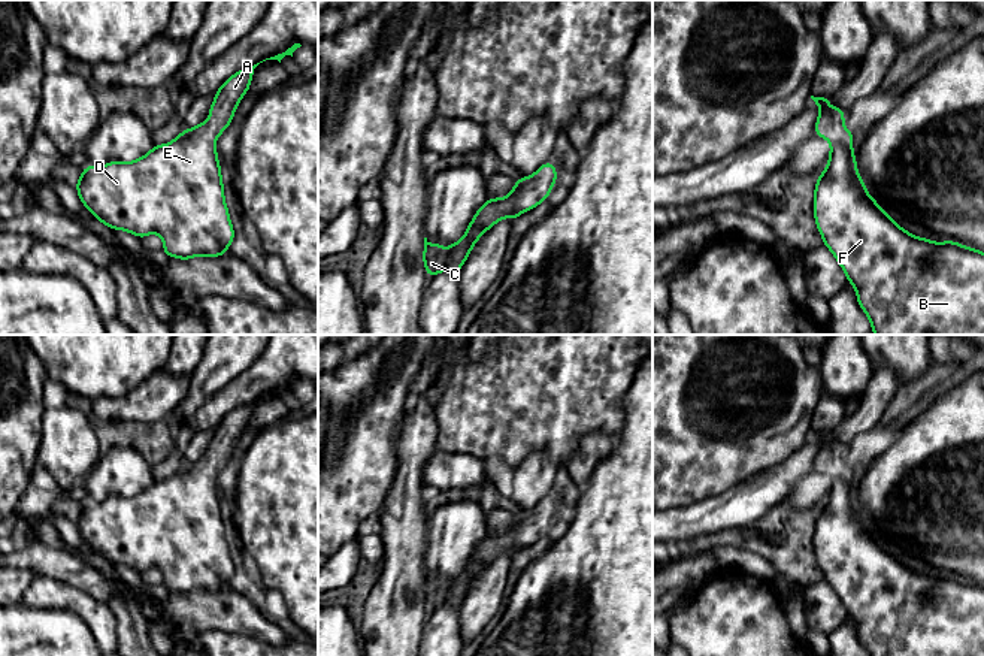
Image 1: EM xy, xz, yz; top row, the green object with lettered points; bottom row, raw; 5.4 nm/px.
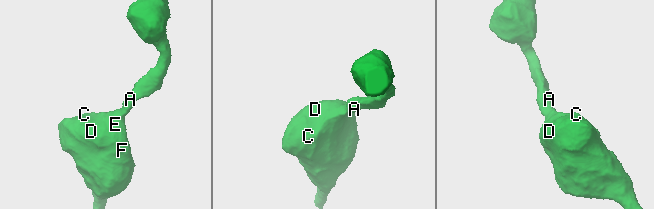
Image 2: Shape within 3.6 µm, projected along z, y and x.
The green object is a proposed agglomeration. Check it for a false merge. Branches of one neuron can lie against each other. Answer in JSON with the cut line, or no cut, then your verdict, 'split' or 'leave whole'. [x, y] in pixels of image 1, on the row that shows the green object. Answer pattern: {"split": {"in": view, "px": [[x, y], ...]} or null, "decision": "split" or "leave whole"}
{"split": null, "decision": "leave whole"}

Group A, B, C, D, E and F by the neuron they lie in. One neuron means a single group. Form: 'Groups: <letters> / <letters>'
Groups: A B C D E F

